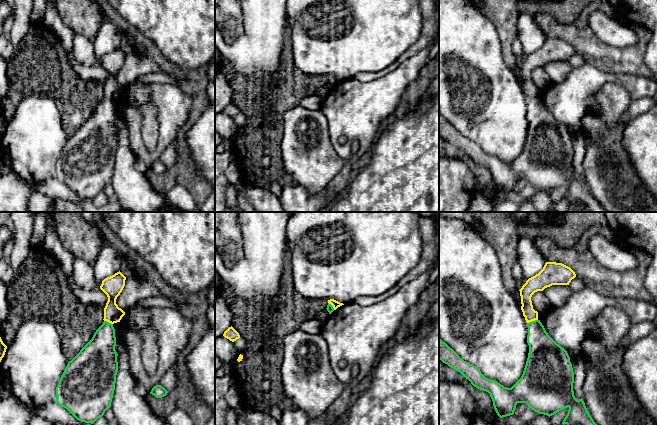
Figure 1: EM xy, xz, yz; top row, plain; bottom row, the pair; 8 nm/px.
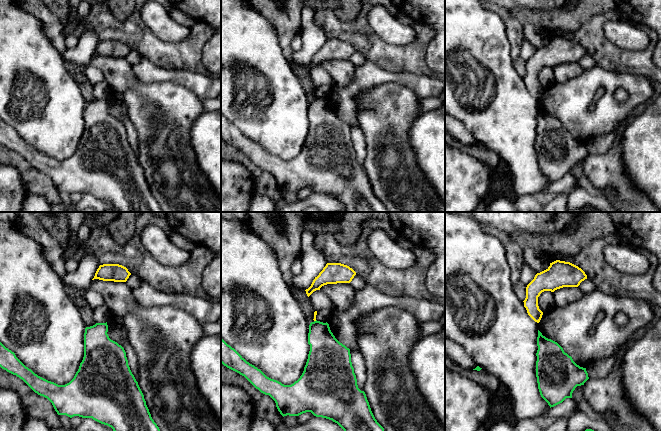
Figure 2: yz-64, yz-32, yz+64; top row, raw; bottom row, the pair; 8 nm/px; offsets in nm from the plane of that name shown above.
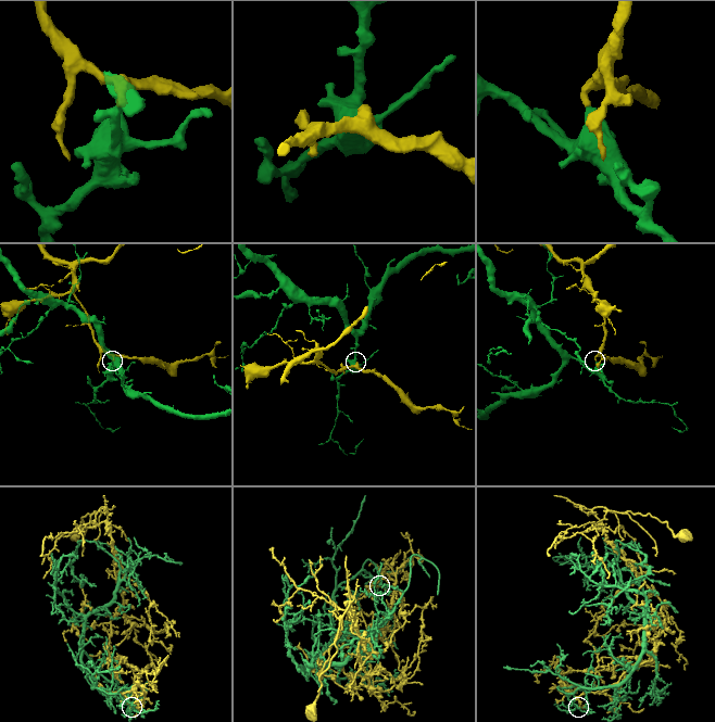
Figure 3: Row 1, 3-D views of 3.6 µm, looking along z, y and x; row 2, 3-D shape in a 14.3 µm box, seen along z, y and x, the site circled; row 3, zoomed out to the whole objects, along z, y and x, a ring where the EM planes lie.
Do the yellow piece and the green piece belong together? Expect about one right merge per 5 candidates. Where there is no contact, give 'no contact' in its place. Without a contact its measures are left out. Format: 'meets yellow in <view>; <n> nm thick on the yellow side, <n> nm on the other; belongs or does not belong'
meets yellow in yz; 110 nm thick on the yellow side, 220 nm on the other; does not belong

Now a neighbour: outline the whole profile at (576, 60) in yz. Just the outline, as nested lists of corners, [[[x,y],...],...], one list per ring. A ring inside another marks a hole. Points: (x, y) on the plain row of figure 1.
[[[576,52],[574,55],[571,56],[569,62],[574,68],[576,68],[582,66],[586,61],[580,54]]]

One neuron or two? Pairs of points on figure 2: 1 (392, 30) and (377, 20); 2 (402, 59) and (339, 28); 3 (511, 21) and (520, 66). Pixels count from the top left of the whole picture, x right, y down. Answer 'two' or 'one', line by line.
1: one
2: one
3: one

